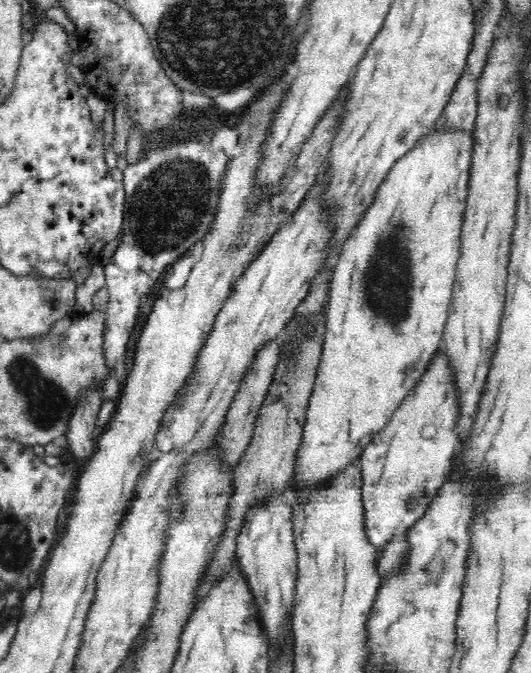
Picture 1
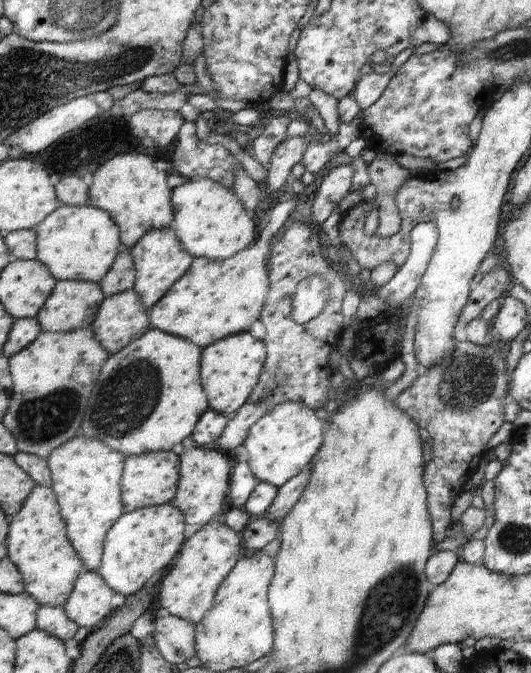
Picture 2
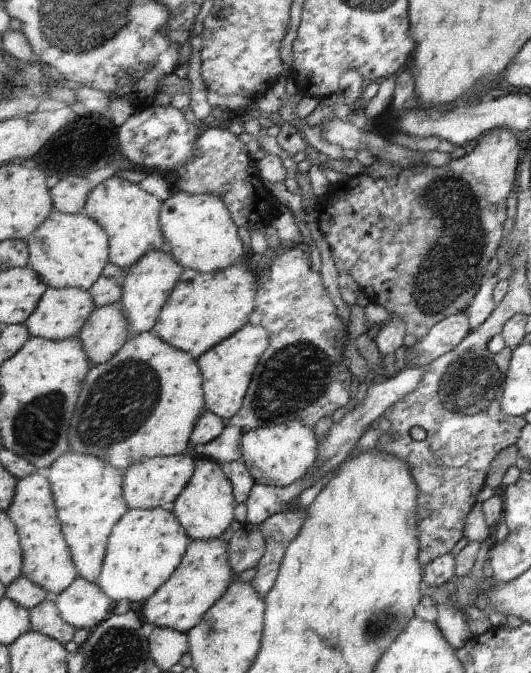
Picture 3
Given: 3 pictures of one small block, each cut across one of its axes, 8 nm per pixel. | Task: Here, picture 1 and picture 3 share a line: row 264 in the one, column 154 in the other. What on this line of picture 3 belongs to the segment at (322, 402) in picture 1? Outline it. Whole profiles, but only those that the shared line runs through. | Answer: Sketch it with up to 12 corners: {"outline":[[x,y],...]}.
{"outline":[[155,332],[93,365],[72,450],[125,472],[191,449],[198,359]]}

